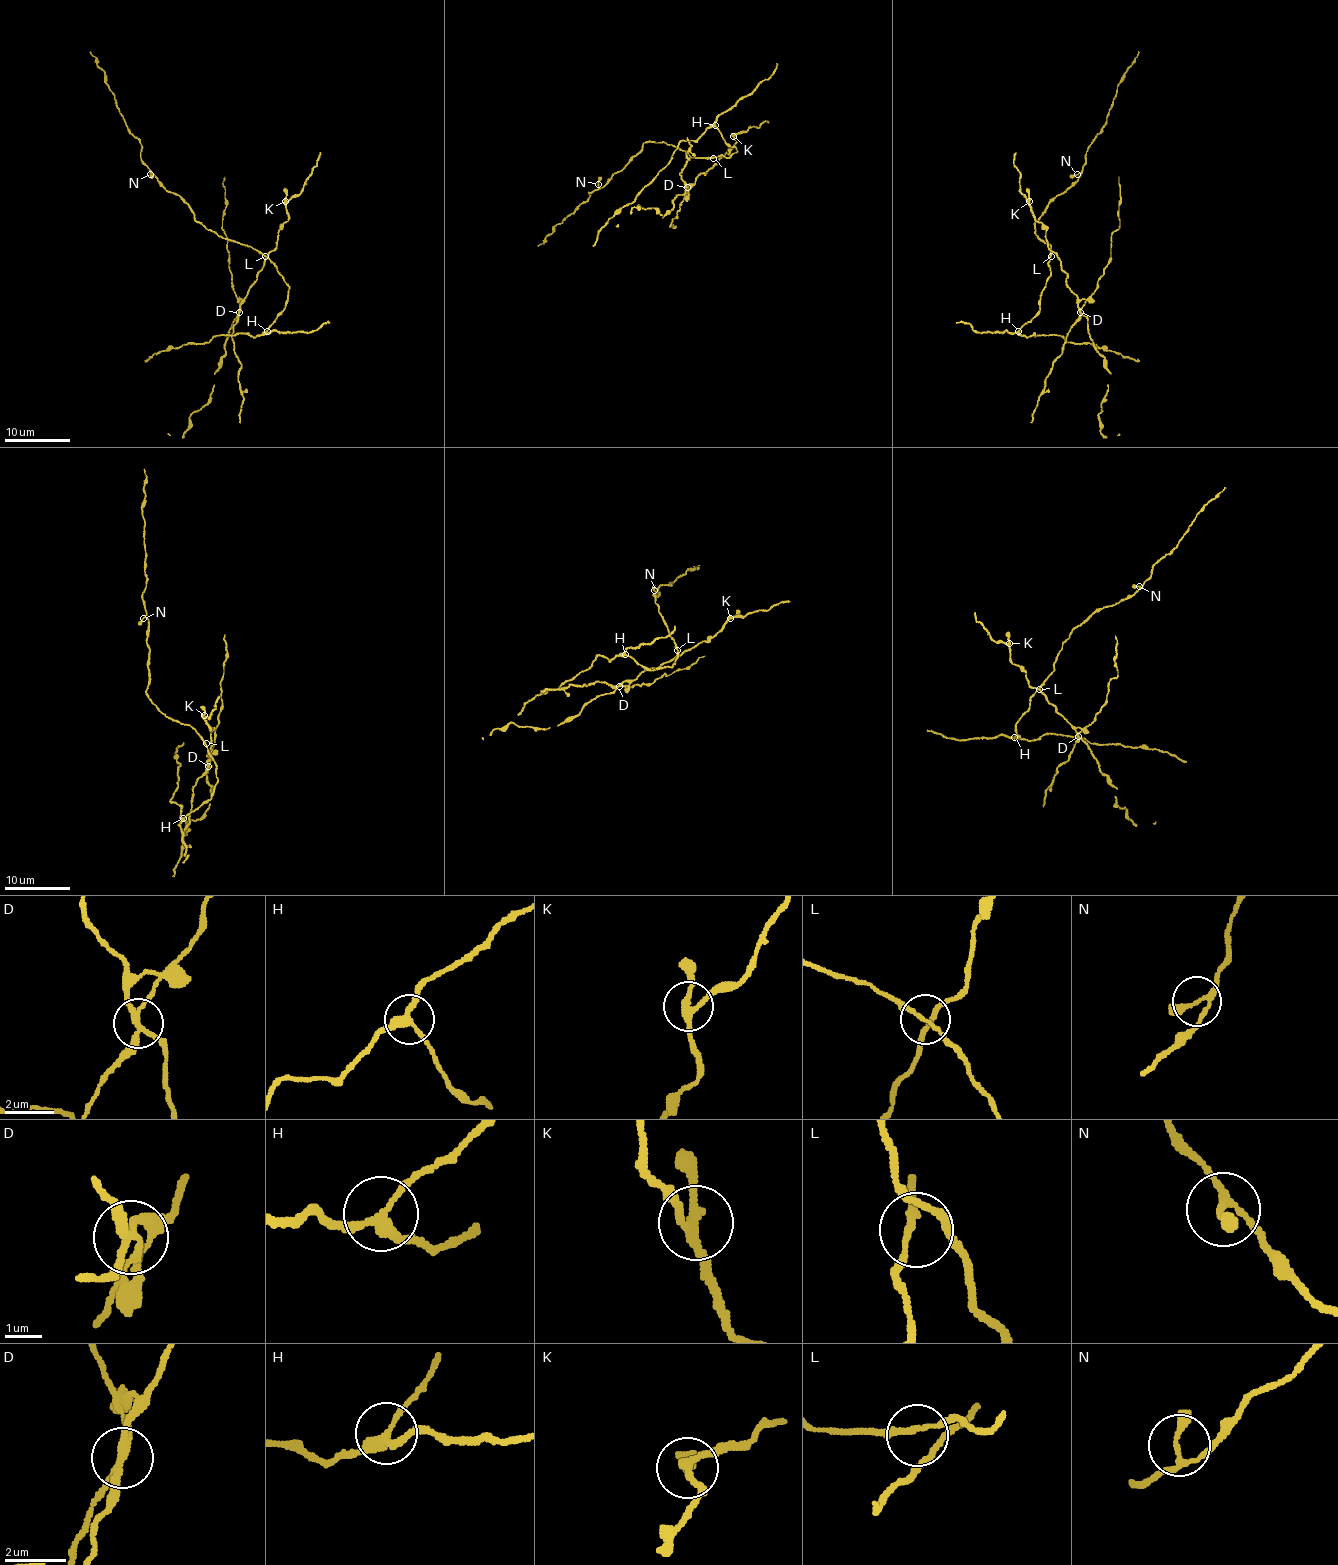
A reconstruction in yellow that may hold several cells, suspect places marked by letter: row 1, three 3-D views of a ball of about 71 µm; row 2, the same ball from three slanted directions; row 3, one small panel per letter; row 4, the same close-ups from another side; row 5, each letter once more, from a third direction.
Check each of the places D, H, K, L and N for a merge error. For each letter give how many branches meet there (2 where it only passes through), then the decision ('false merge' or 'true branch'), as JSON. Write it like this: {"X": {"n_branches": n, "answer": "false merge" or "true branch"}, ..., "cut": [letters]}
{"D": {"n_branches": 4, "answer": "false merge"}, "H": {"n_branches": 3, "answer": "true branch"}, "K": {"n_branches": 3, "answer": "true branch"}, "L": {"n_branches": 4, "answer": "true branch"}, "N": {"n_branches": 3, "answer": "true branch"}, "cut": ["D"]}

